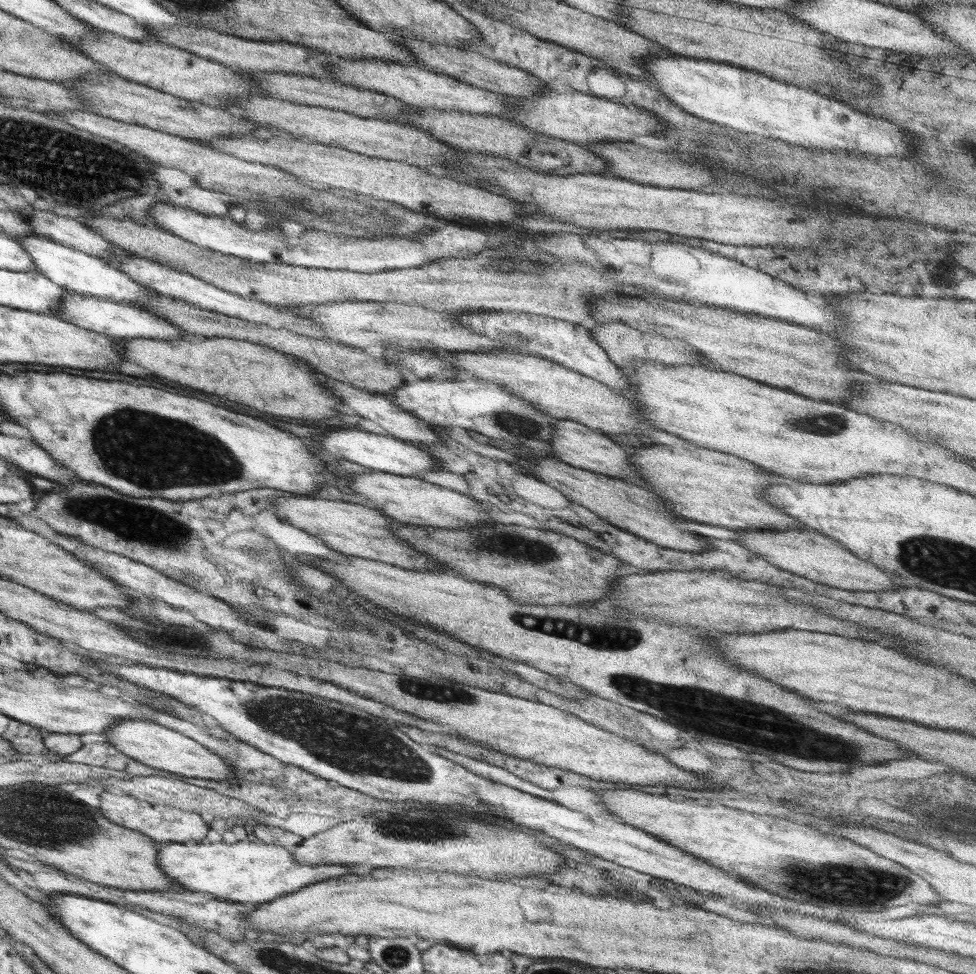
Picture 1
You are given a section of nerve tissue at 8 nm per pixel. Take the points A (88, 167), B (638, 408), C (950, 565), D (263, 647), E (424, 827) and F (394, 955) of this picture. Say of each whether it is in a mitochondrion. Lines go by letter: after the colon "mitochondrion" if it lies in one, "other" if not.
A: mitochondrion
B: other
C: mitochondrion
D: other
E: mitochondrion
F: mitochondrion

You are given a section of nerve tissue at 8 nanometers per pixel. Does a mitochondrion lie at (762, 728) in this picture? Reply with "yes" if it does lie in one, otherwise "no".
yes

